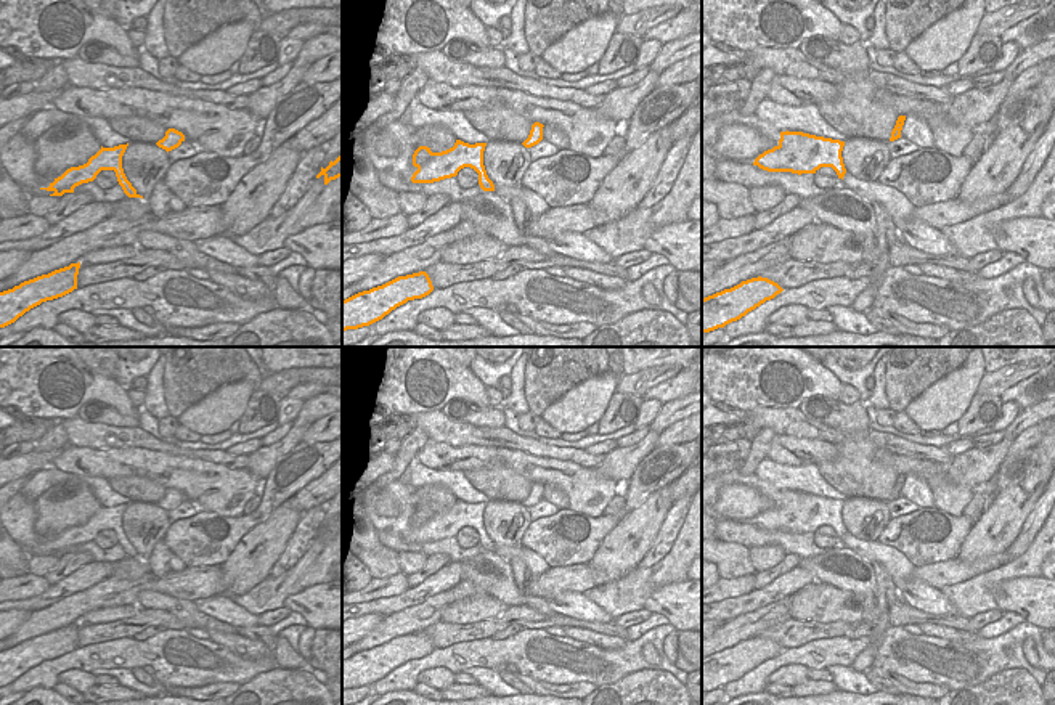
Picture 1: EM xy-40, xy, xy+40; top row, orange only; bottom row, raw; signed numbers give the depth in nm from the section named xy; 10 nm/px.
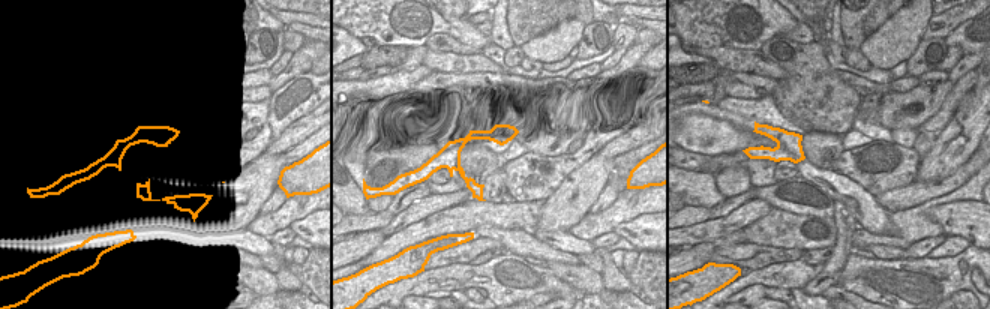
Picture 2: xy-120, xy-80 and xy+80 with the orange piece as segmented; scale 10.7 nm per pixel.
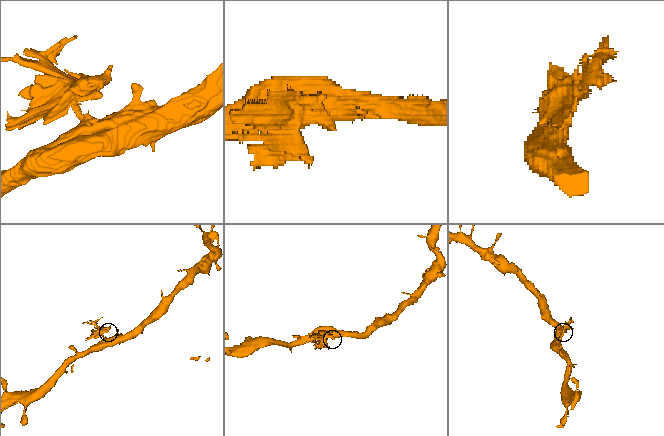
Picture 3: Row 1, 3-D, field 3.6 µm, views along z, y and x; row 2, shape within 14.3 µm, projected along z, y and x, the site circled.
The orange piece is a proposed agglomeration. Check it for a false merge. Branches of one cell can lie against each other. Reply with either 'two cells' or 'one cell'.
two cells

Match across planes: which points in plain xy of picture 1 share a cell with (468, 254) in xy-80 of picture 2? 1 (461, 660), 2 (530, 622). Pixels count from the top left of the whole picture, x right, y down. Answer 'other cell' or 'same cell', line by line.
1: other cell
2: same cell

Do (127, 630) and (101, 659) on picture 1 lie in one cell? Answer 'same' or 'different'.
different

